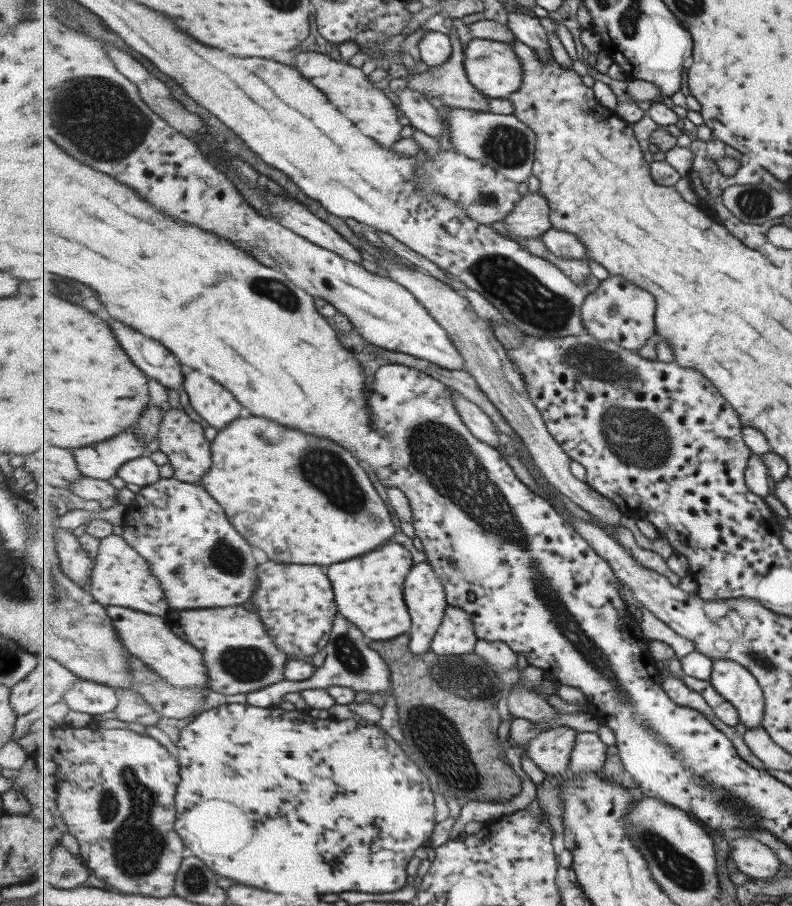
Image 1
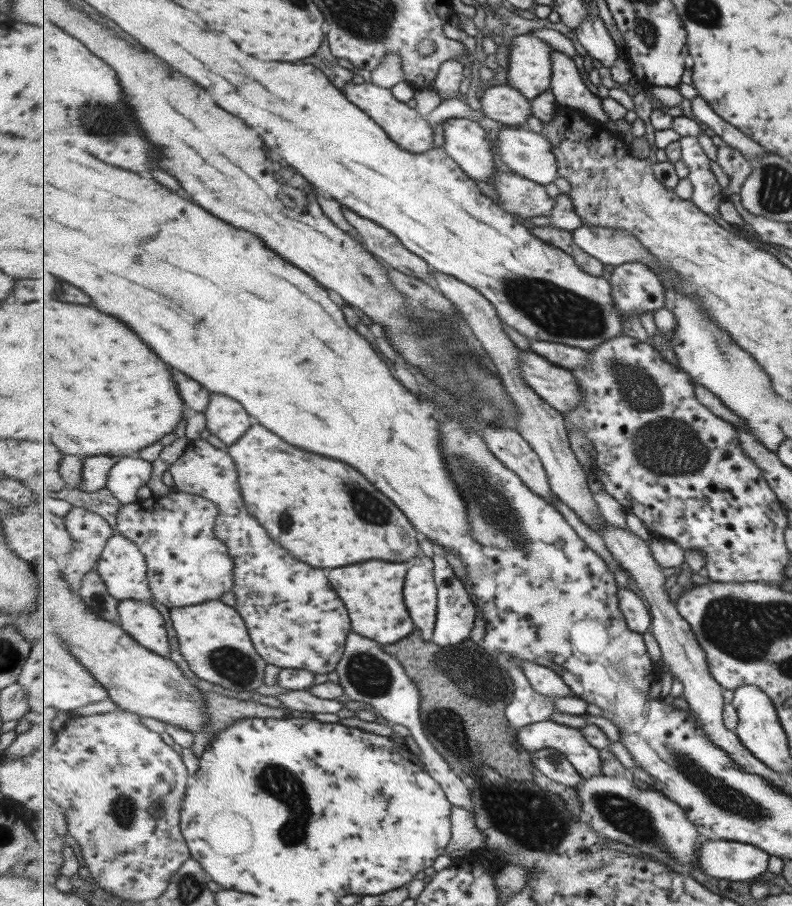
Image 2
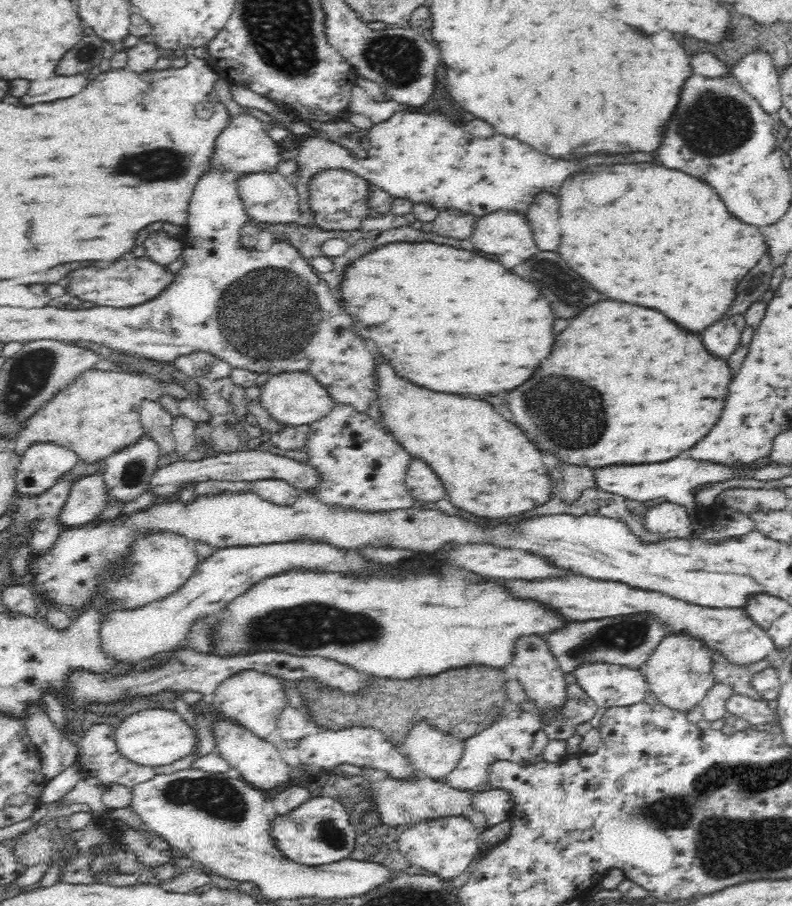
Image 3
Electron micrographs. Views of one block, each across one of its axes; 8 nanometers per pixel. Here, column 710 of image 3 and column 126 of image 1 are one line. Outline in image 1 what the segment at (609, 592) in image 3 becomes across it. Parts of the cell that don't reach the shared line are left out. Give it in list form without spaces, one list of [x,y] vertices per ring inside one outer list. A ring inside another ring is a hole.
[[[108,606],[107,609],[126,648],[160,674],[169,684],[181,688],[209,687],[210,674],[204,654],[201,654],[193,644],[177,636],[167,626],[165,618],[151,616],[145,611],[133,610],[125,606]]]

